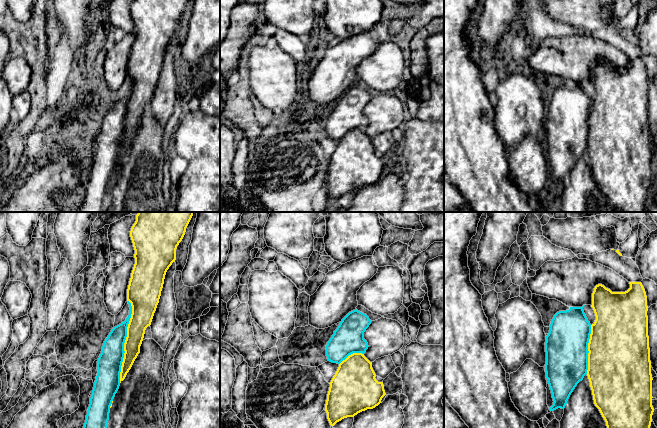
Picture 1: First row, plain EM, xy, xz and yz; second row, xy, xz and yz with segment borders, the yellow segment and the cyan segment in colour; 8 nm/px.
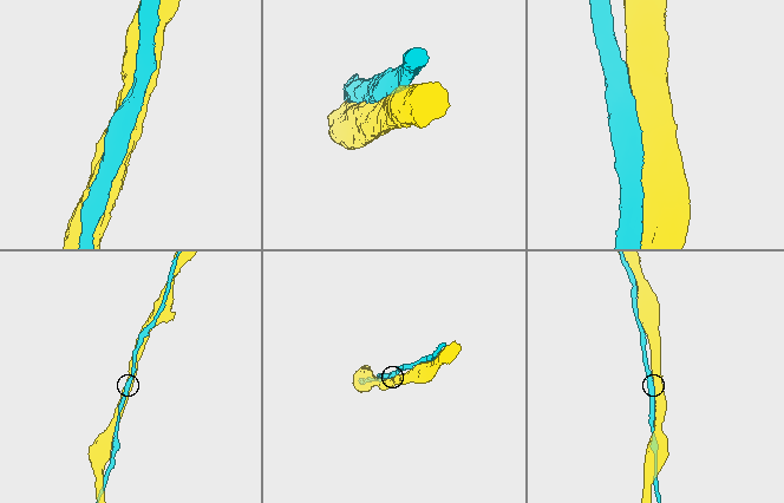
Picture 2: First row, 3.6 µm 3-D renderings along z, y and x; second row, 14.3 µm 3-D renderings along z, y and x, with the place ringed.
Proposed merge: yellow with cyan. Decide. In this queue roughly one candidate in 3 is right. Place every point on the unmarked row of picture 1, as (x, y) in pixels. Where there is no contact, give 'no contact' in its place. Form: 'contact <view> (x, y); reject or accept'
contact xy (125, 117); reject

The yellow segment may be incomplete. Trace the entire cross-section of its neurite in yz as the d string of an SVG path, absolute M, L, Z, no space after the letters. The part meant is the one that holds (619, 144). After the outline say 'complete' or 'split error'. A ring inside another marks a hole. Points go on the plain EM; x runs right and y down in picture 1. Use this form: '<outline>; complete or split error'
M629 58L630 64L625 68L612 68L602 60L595 62L592 69L592 81L596 96L591 101L591 110L588 119L588 146L587 152L592 166L595 182L599 185L602 193L606 198L607 205L615 212L649 212L649 206L652 198L654 184L652 182L652 150L650 137L650 124L648 112L648 82L645 65L641 58Z; complete

